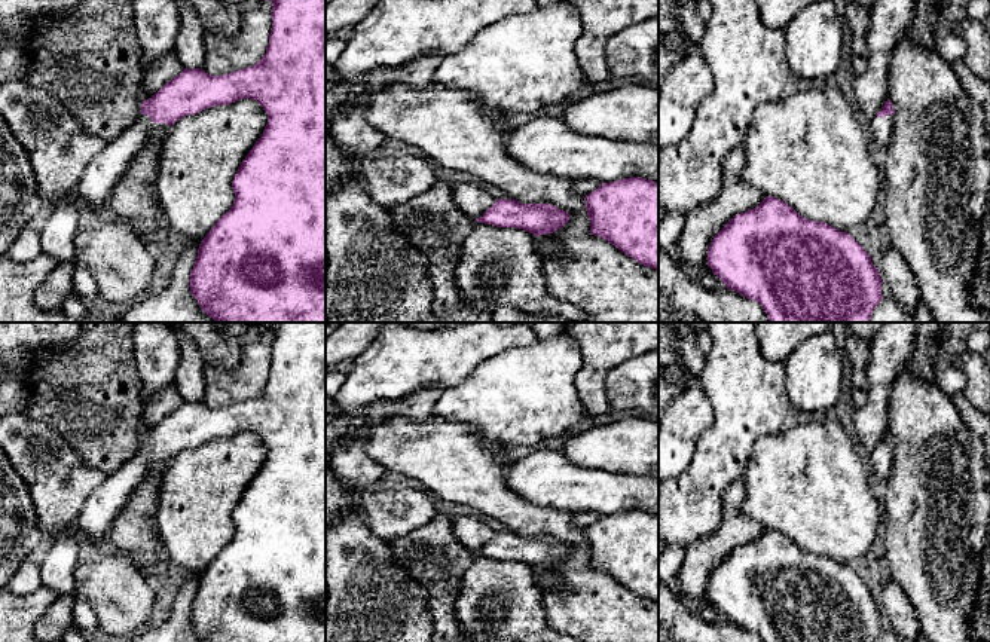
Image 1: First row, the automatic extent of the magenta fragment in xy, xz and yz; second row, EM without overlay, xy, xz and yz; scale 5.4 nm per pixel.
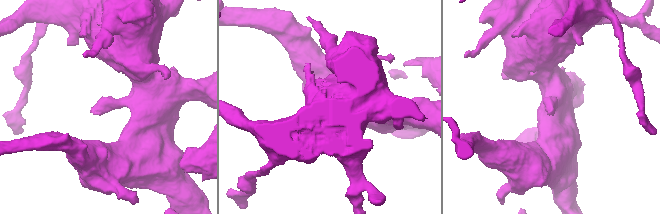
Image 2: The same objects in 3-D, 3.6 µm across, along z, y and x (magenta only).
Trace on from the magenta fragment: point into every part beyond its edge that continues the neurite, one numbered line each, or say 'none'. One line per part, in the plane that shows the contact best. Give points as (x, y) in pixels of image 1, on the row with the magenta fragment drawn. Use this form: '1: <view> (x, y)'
1: xy (95, 185)

